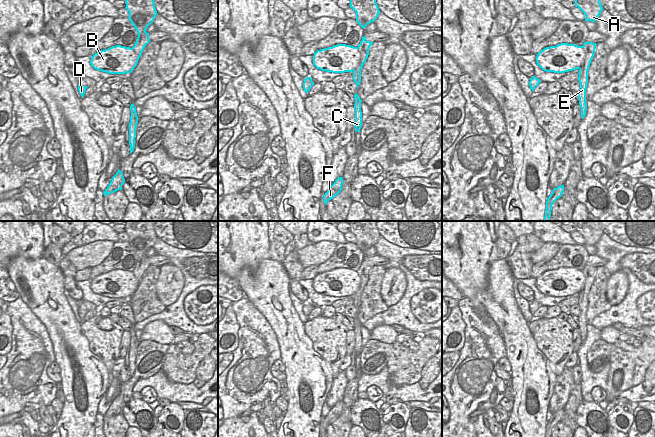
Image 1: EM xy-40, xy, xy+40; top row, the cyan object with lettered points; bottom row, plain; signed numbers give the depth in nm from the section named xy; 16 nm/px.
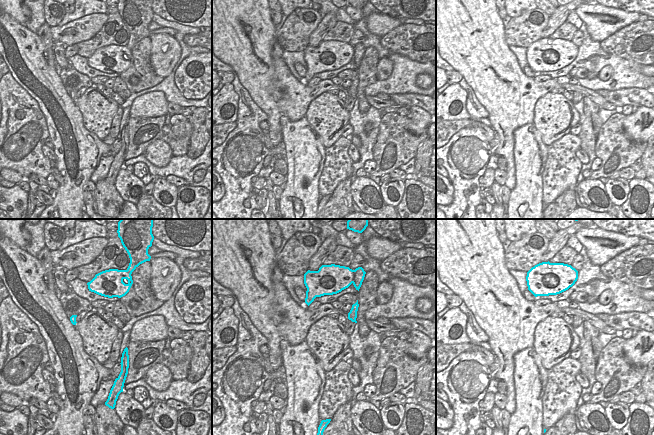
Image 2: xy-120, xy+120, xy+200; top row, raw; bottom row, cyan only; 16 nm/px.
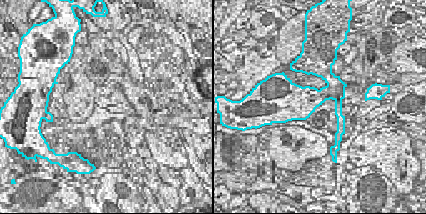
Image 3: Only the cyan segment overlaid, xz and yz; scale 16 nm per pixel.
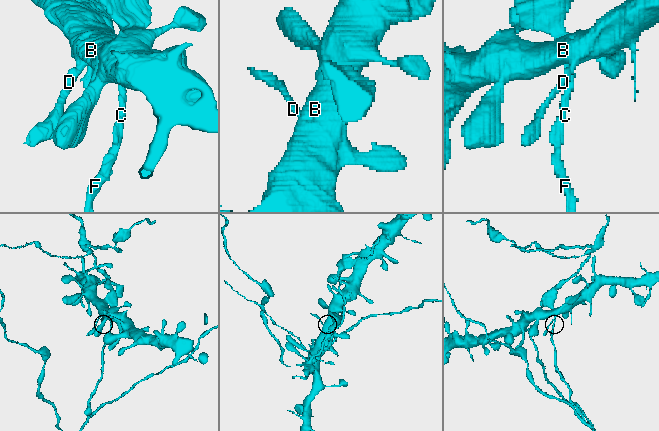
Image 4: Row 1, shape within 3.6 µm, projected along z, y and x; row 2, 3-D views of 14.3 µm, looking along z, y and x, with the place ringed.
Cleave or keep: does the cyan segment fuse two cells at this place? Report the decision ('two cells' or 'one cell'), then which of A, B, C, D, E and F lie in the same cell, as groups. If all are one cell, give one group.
two cells; A C E F / B D

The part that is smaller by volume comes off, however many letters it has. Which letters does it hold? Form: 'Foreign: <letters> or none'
Foreign: A, C, E, F

